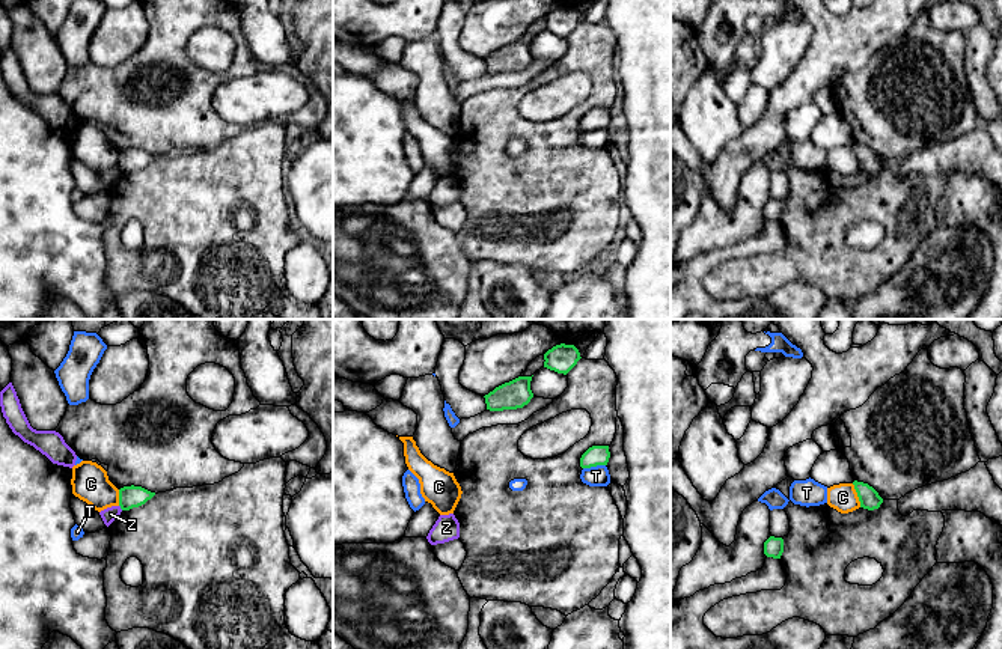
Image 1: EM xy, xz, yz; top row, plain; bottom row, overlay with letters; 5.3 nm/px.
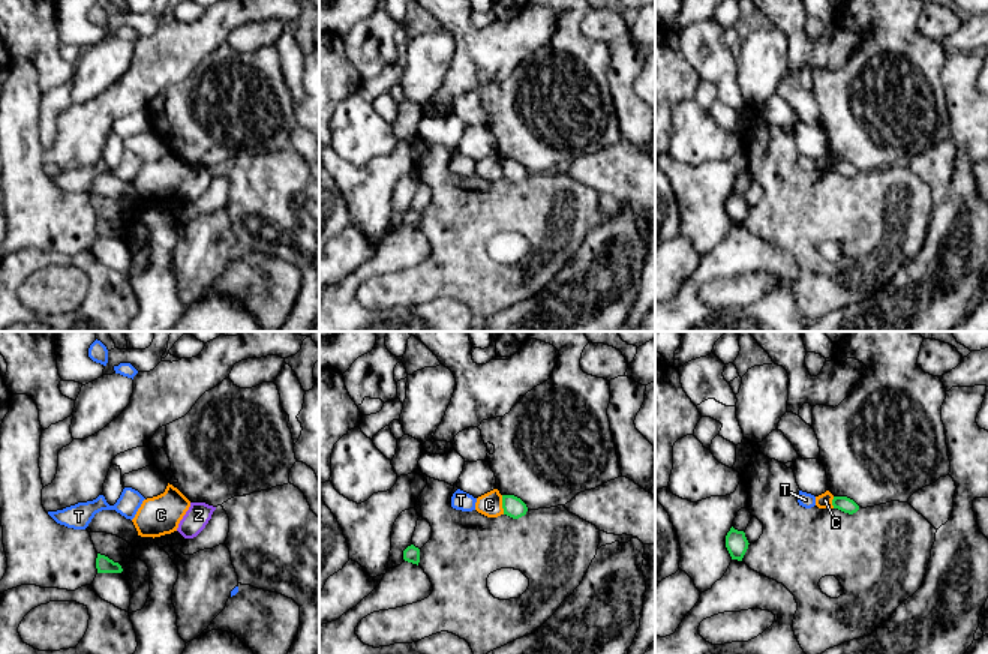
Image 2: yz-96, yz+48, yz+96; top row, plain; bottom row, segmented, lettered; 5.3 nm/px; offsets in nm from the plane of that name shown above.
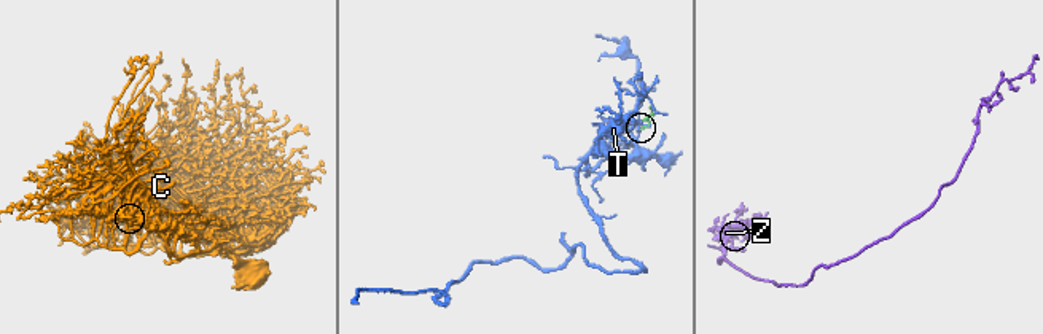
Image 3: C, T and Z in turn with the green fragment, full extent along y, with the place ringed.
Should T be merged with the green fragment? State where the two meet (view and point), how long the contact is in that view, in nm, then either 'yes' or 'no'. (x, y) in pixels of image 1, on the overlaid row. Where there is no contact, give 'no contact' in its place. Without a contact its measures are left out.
contact xz (594, 466); length 120 nm; no

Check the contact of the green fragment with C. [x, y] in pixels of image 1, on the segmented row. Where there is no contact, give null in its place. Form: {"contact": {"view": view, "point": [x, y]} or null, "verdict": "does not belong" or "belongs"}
{"contact": {"view": "yz", "point": [858, 496]}, "verdict": "does not belong"}

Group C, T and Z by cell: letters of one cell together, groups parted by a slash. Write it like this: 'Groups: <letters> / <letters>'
Groups: C / T / Z

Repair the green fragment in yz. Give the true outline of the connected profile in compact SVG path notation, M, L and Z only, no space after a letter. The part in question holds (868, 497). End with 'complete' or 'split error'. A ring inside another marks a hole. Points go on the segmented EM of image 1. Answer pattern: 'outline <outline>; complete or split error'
outline M854 480L853 485L857 492L860 507L868 510L874 510L880 507L880 504L883 503L883 498L878 495L878 492L872 486L857 480Z; complete

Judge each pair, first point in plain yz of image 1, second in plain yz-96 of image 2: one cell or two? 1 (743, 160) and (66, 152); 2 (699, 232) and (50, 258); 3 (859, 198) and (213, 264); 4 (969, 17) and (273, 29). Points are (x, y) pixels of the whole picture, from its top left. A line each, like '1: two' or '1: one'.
1: one
2: two
3: one
4: one

